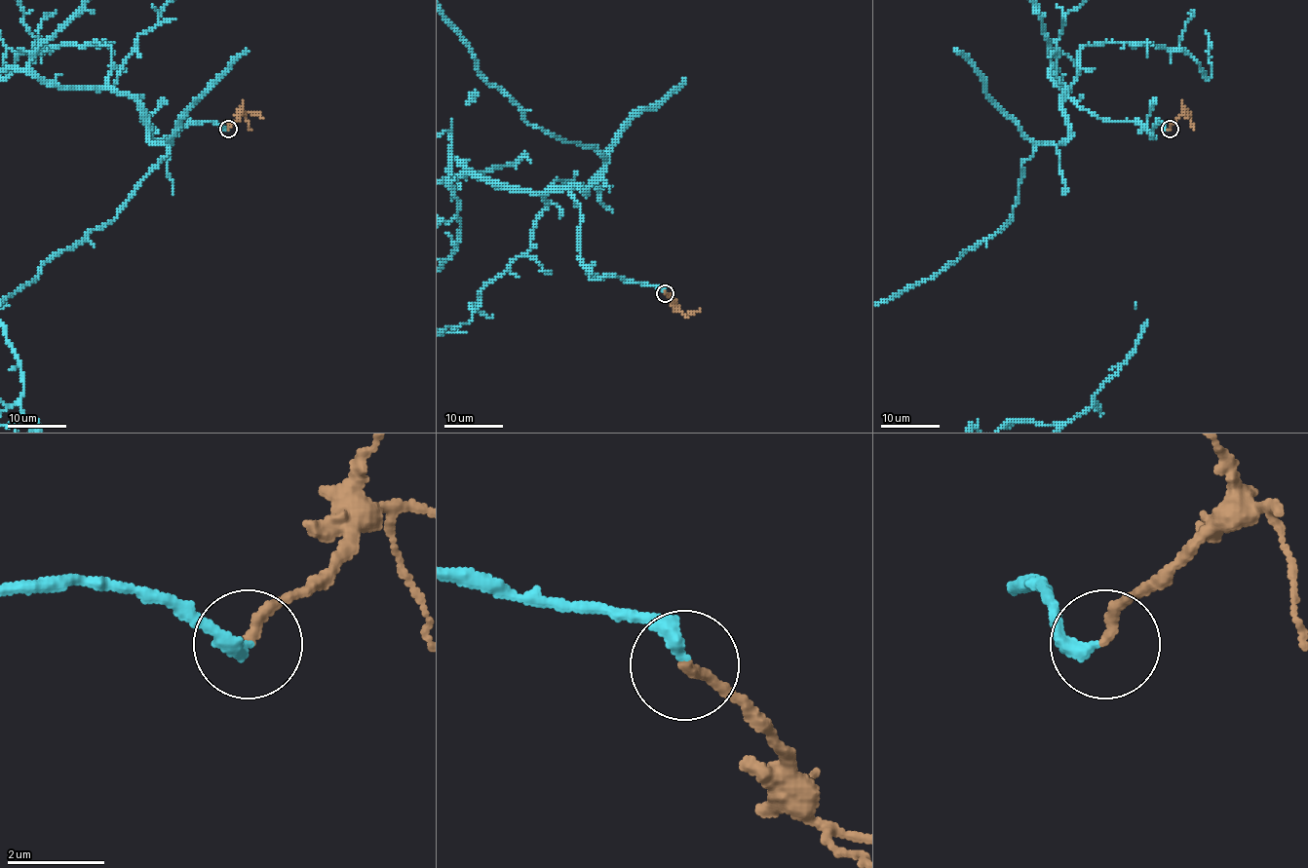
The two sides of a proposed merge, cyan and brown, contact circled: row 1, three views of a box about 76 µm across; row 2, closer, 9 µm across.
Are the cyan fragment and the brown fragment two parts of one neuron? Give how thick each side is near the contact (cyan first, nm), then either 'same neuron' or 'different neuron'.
calibres 320 and 200 nm; same neuron

